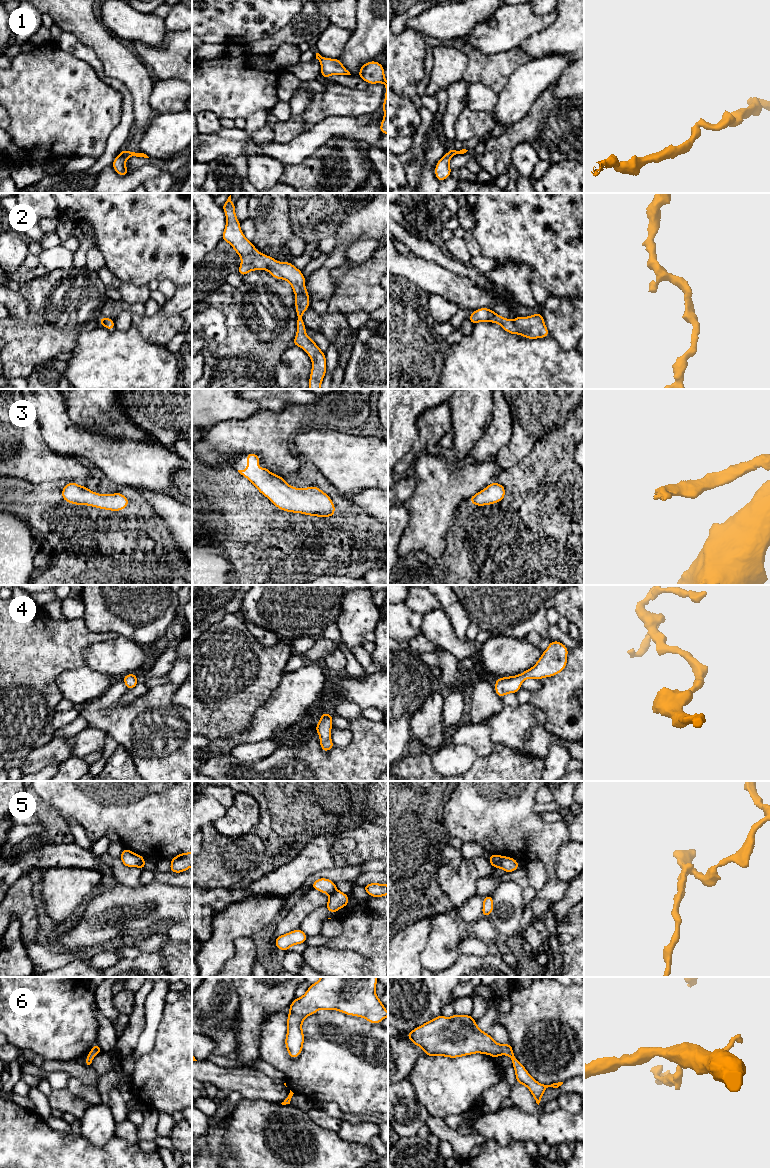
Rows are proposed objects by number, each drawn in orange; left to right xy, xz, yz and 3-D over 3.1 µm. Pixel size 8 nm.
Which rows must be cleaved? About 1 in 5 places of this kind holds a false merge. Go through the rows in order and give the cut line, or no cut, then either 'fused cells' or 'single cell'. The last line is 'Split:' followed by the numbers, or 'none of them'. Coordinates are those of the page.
1: cut none; single cell
2: cut none; single cell
3: cut none; single cell
4: cut none; single cell
5: cut yz (501, 856), (496, 866); fused cells
6: cut none; single cell
Split: 5

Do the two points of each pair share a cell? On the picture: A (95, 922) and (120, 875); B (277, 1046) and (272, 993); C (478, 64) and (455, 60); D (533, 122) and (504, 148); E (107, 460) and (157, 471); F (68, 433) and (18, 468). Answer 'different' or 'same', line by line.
A: different
B: different
C: different
D: same
E: same
F: different

